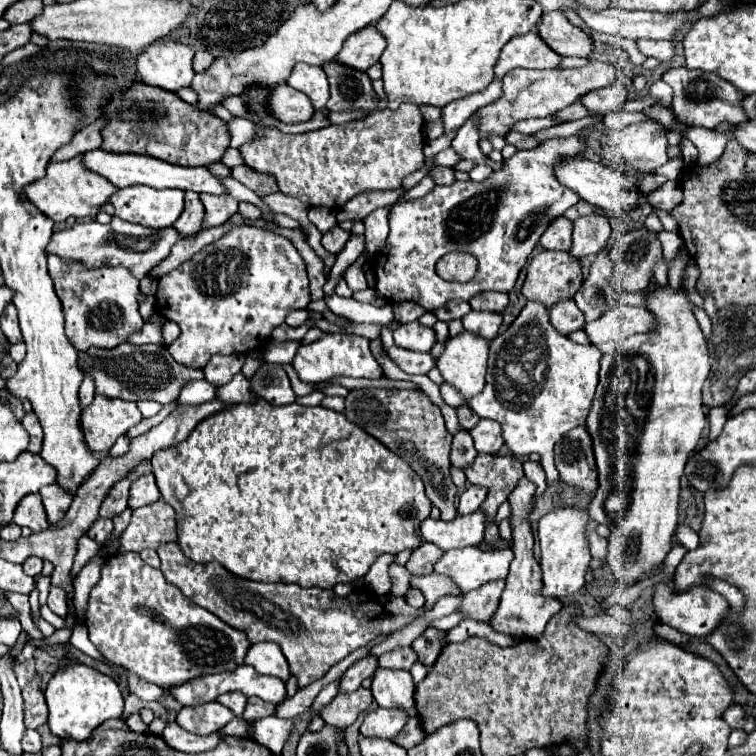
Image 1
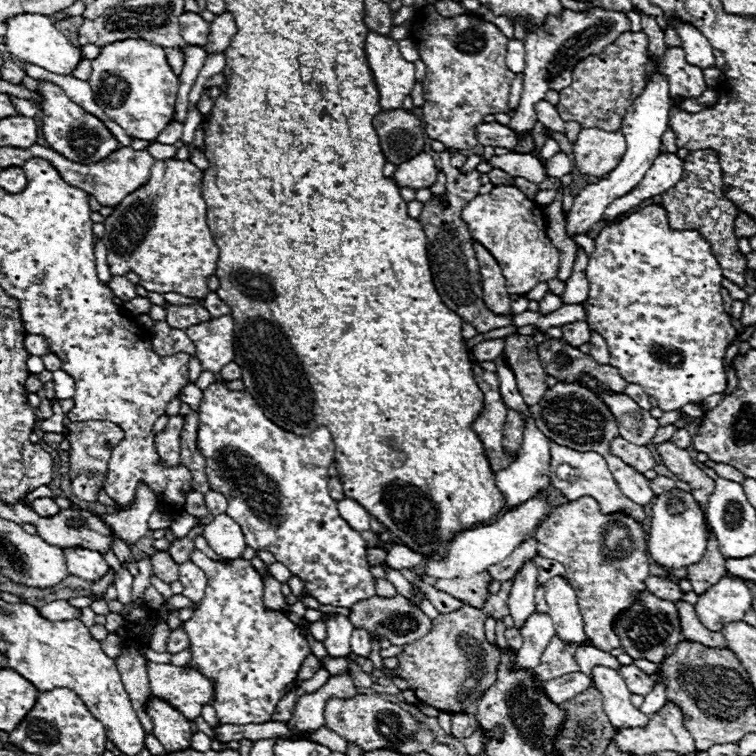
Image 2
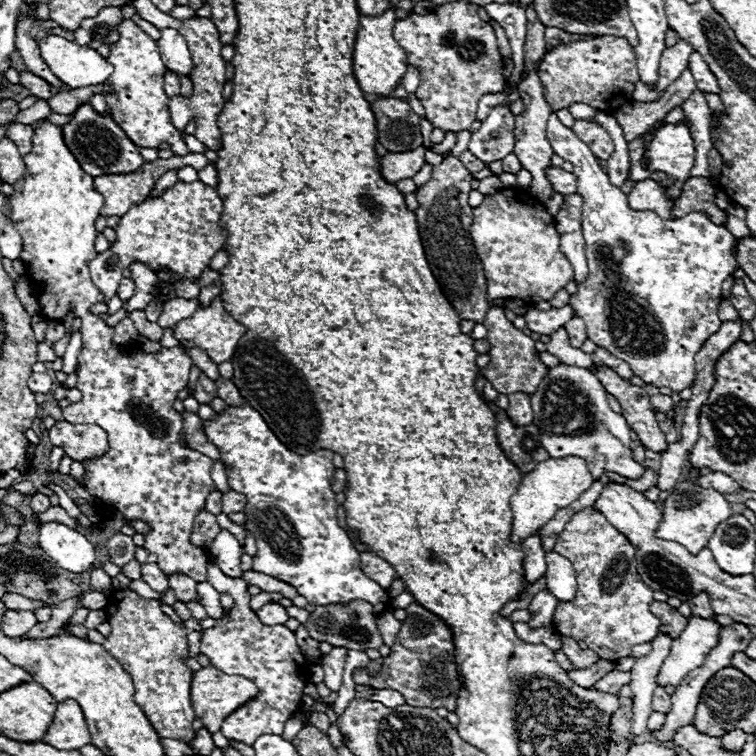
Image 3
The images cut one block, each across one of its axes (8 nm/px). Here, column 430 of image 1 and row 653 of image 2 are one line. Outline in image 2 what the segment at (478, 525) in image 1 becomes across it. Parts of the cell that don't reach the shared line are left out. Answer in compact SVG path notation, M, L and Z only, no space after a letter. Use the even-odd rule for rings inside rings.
M534 612L534 616L530 616L526 620L526 624L522 626L520 632L524 638L524 644L518 650L518 668L534 670L540 664L540 656L546 650L548 642L556 634L554 624L552 624L550 616Z

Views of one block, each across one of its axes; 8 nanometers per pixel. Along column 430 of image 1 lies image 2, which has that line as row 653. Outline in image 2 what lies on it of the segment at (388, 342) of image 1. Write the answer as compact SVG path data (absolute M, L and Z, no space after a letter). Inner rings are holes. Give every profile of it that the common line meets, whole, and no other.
M354 628L352 638L350 638L350 648L352 648L354 654L368 658L368 654L370 654L370 636L364 628Z

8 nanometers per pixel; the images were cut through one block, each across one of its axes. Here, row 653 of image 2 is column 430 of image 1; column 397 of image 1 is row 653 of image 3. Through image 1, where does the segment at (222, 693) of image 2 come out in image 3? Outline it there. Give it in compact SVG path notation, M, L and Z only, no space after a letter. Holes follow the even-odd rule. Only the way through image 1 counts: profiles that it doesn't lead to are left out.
M214 564L208 568L208 582L222 594L234 596L234 606L230 610L230 620L216 620L216 626L204 630L202 634L202 654L212 660L212 666L224 674L238 674L252 680L260 688L260 696L250 700L250 704L238 708L222 722L222 734L228 740L236 740L252 746L264 732L282 734L286 720L290 720L300 710L300 700L304 696L304 686L308 684L308 668L304 654L296 644L296 636L286 626L266 626L250 610L250 596L246 592L248 582L226 578Z

